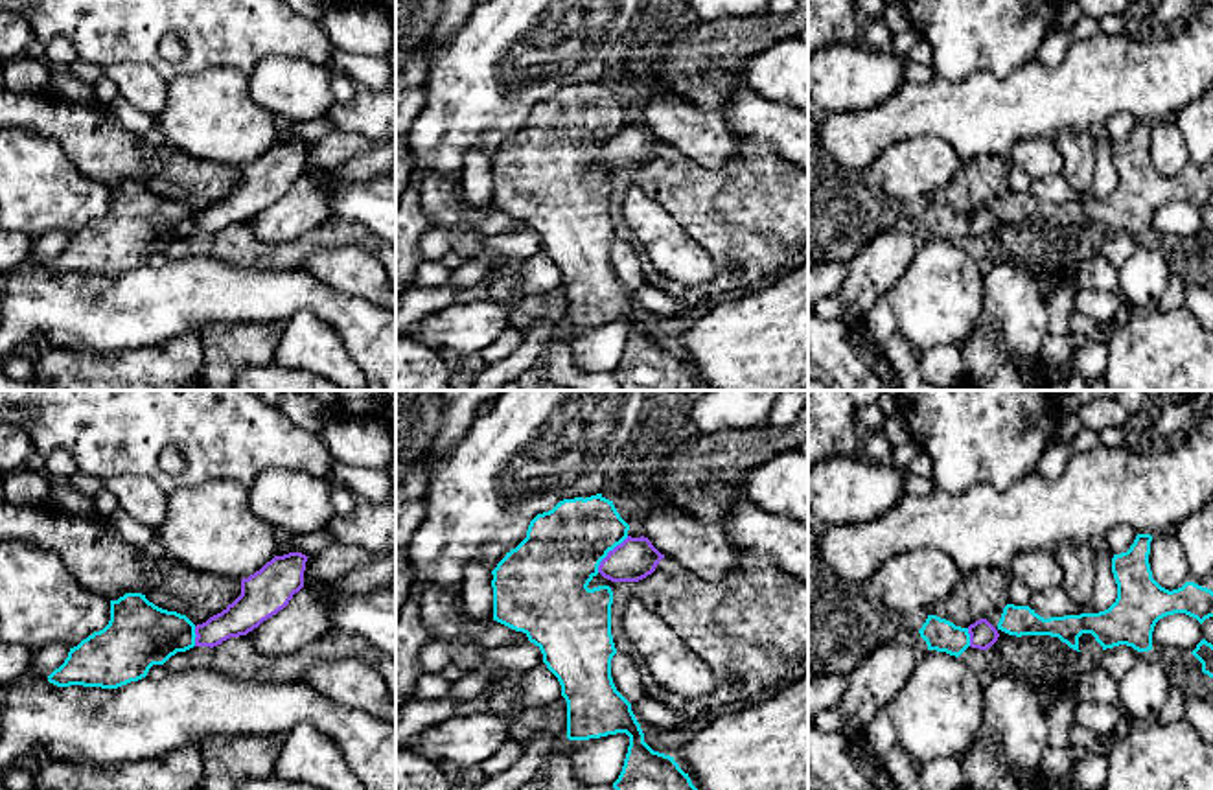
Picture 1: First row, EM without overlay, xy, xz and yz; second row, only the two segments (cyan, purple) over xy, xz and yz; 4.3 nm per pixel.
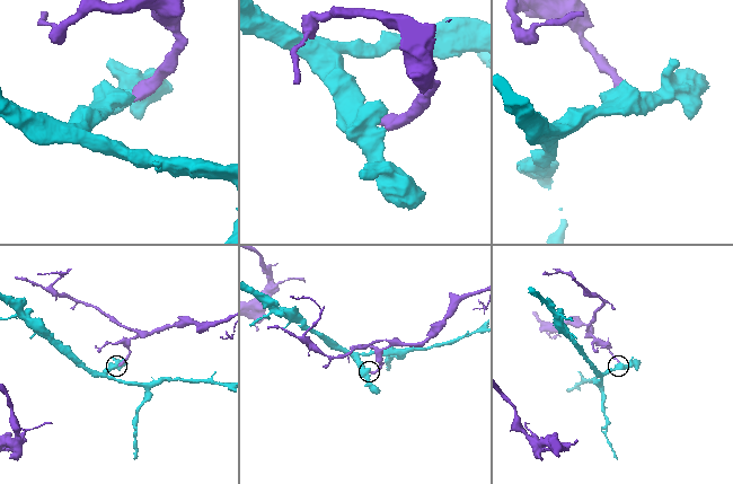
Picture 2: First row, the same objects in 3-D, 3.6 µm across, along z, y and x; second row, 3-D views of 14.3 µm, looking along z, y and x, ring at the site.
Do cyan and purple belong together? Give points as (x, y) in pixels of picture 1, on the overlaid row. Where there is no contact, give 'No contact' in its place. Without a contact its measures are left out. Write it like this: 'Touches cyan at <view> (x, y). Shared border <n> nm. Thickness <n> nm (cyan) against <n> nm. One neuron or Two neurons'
Touches cyan at xz (608, 551). Shared border 220 nm. Thickness 360 nm (cyan) against 180 nm. Two neurons

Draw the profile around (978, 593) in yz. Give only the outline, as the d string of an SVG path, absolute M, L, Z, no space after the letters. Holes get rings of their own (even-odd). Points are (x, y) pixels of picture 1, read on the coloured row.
M976 569L957 582L952 593L933 604L928 613L968 628L979 619L987 619L992 611L1005 608L1009 589L1014 580L1011 571Z

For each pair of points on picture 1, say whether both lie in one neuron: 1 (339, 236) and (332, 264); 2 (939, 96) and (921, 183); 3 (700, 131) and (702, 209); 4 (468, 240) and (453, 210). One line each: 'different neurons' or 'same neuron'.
1: different neurons
2: different neurons
3: different neurons
4: same neuron

